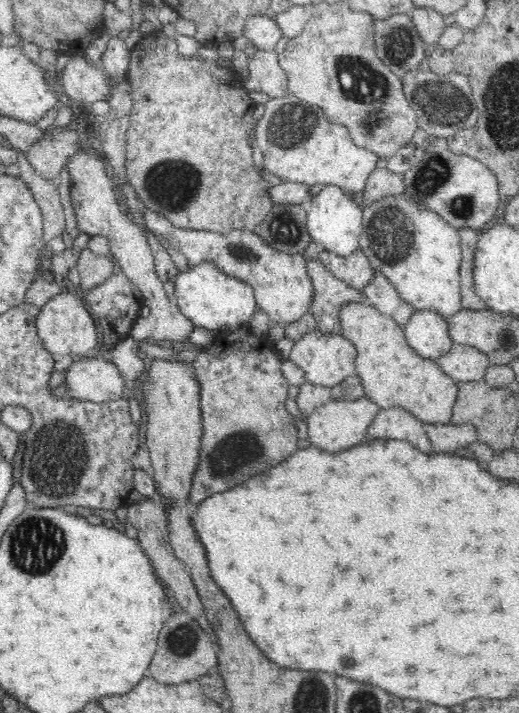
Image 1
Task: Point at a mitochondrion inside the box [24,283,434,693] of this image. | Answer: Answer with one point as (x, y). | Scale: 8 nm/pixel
(51, 474)

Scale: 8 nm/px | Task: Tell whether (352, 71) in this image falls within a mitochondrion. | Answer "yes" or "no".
yes

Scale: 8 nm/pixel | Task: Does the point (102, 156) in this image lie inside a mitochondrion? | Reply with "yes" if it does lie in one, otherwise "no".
no

